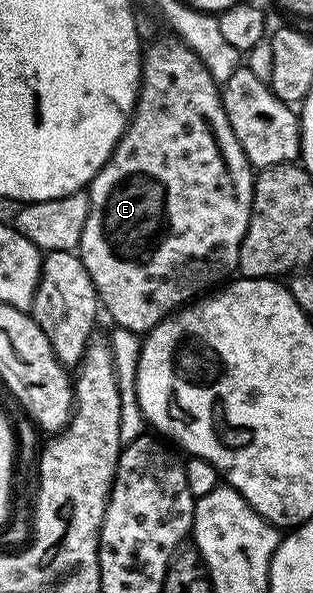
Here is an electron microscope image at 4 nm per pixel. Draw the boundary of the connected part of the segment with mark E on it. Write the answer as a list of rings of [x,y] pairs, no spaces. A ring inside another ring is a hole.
[[[178,40],[170,41],[155,42],[148,50],[146,47],[142,51],[141,85],[139,96],[135,100],[135,109],[132,110],[131,121],[123,130],[119,143],[113,148],[109,160],[97,172],[97,176],[91,181],[86,191],[91,207],[89,216],[85,220],[85,228],[81,228],[81,240],[77,251],[79,259],[85,264],[85,272],[89,272],[95,291],[99,293],[99,300],[105,314],[112,318],[112,323],[116,327],[131,330],[138,336],[146,335],[147,331],[153,329],[162,318],[174,314],[176,310],[198,299],[204,292],[226,283],[238,271],[239,249],[251,219],[251,205],[255,191],[255,174],[251,161],[245,156],[229,124],[229,116],[225,116],[220,87],[209,76],[205,64],[201,64],[201,60],[188,46],[184,46]]]

